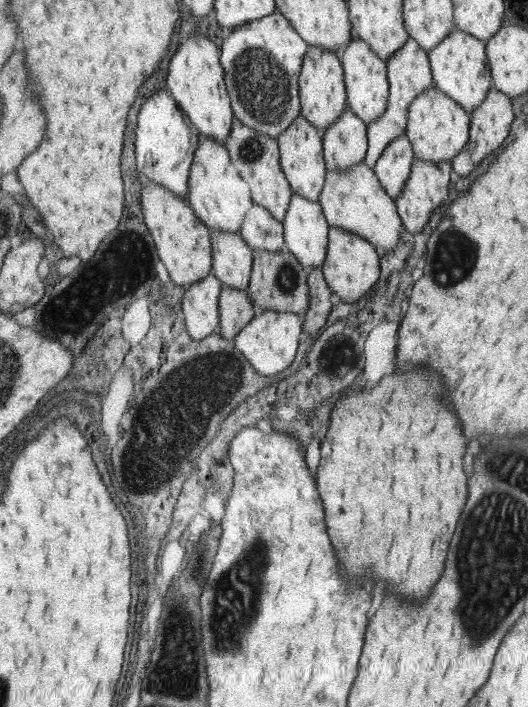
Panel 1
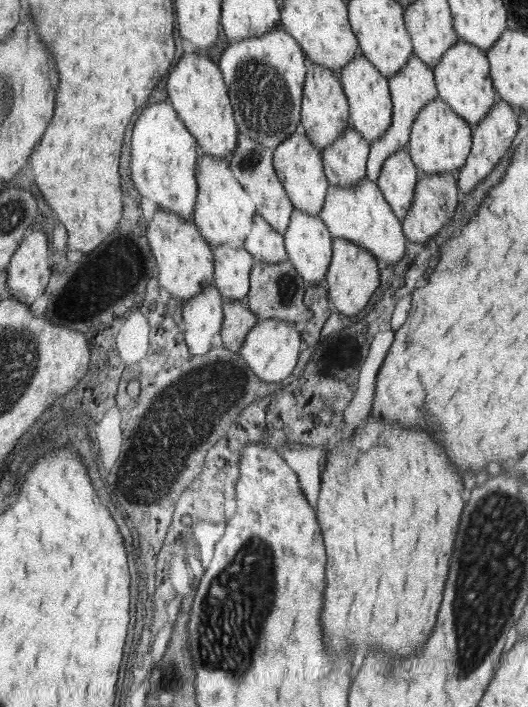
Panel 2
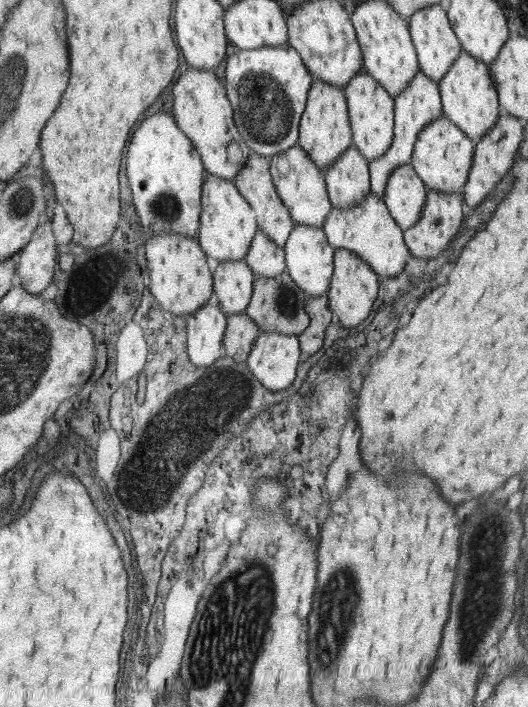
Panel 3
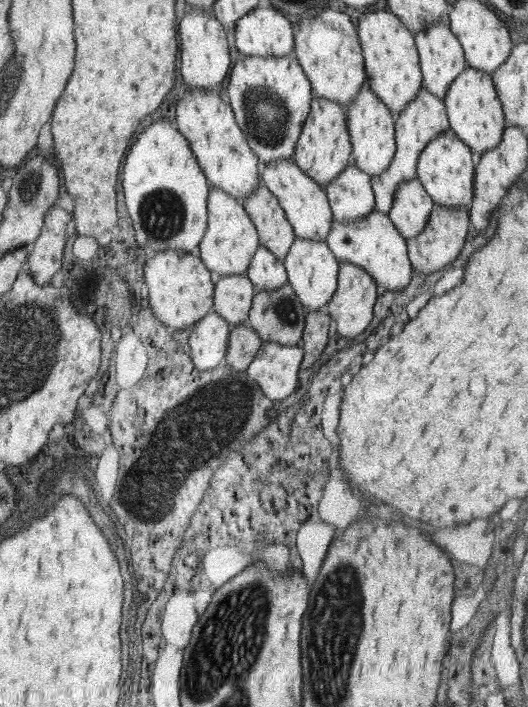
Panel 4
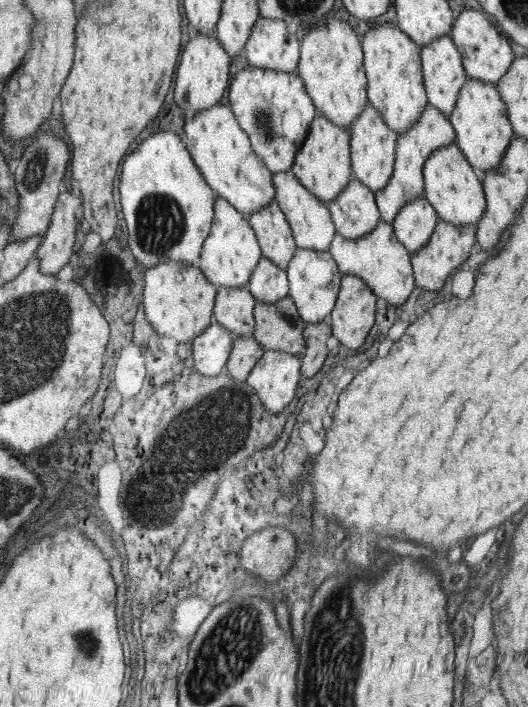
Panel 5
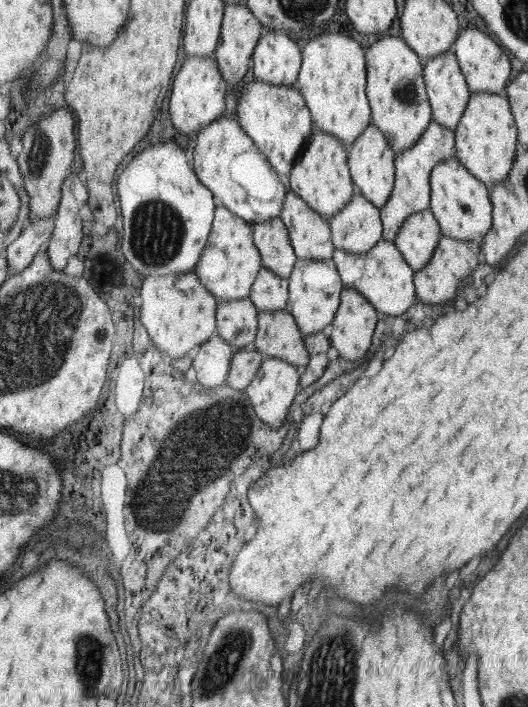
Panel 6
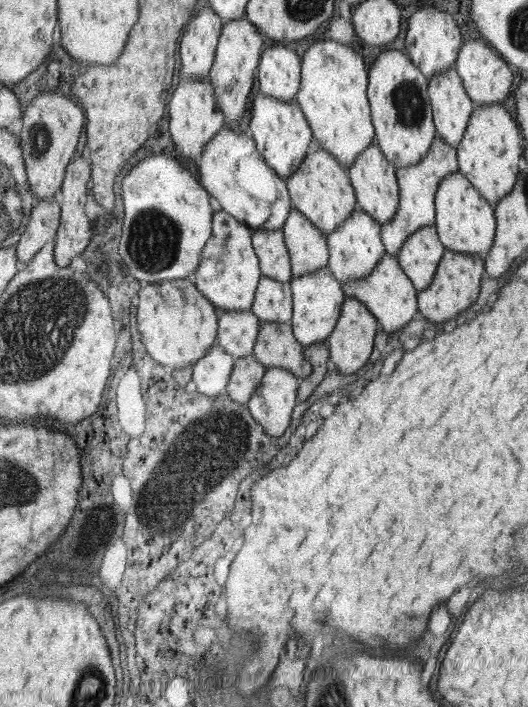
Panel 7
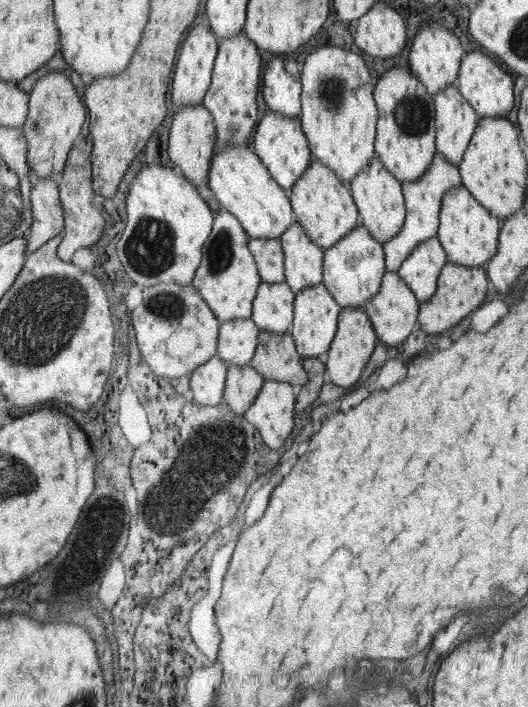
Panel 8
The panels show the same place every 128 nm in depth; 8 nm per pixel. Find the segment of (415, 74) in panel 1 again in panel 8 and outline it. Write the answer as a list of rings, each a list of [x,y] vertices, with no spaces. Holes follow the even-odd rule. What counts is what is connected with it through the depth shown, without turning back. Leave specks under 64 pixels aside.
[[[440,153],[434,156],[433,162],[430,163],[430,170],[426,171],[426,174],[422,175],[420,179],[402,183],[408,214],[406,214],[405,225],[398,235],[385,242],[386,268],[388,270],[399,272],[402,262],[416,250],[416,247],[420,246],[420,243],[437,237],[440,230],[442,199],[445,198],[450,188],[460,185],[462,185],[462,180],[459,166],[450,163]]]

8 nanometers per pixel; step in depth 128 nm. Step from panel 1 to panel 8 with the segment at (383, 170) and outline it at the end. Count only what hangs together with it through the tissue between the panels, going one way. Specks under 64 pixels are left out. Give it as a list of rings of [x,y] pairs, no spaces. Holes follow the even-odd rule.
[[[436,237],[424,240],[400,266],[402,280],[409,284],[422,303],[437,293],[438,277],[448,262],[448,254]]]

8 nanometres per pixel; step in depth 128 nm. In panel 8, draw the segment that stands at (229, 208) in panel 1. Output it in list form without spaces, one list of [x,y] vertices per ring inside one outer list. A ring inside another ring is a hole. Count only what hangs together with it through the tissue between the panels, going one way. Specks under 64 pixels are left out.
[[[220,211],[214,219],[214,229],[202,247],[202,261],[192,285],[210,300],[210,308],[220,323],[230,319],[250,319],[253,302],[261,286],[261,275],[248,248],[250,237],[233,213]]]

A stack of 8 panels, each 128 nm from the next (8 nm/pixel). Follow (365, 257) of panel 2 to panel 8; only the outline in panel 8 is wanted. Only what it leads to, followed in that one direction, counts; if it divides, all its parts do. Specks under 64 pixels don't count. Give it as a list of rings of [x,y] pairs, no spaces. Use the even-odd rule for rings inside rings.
[[[346,307],[341,309],[340,321],[337,323],[337,334],[330,350],[324,357],[332,383],[347,388],[362,376],[362,370],[368,364],[368,358],[376,348],[376,340],[378,340],[376,335],[373,321],[370,320],[363,308]]]

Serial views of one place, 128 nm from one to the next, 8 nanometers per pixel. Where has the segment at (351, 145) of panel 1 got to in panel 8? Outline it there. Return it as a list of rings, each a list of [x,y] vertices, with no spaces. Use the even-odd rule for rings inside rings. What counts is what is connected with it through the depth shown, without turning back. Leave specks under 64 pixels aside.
[[[358,226],[348,236],[325,250],[323,283],[338,300],[341,309],[363,308],[382,286],[384,276],[384,254],[368,228]]]

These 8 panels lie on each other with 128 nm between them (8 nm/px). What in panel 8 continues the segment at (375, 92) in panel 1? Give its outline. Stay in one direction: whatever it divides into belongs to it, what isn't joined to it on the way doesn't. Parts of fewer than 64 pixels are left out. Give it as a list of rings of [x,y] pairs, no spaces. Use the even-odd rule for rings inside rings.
[[[374,157],[374,160],[370,161],[370,166],[362,169],[354,177],[354,180],[350,182],[350,188],[362,214],[361,224],[370,230],[375,240],[382,240],[382,244],[386,244],[386,241],[398,235],[405,225],[406,214],[408,214],[404,189],[401,181],[386,169],[378,157]]]

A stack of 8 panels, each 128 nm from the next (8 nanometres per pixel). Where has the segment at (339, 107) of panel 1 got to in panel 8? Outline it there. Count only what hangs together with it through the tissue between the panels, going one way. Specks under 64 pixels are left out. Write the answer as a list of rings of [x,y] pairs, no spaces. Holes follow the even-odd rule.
[[[313,158],[305,174],[291,188],[290,200],[298,216],[298,224],[305,228],[311,240],[322,247],[325,252],[356,228],[358,211],[350,190],[342,184],[342,179],[322,161]]]

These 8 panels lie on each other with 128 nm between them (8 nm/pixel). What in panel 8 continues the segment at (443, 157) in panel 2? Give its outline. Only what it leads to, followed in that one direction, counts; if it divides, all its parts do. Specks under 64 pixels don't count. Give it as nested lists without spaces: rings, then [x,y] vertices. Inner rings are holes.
[[[464,185],[450,188],[442,199],[440,230],[436,237],[448,254],[448,262],[468,267],[487,266],[497,255],[498,232],[501,232],[500,222],[474,199],[473,193]]]

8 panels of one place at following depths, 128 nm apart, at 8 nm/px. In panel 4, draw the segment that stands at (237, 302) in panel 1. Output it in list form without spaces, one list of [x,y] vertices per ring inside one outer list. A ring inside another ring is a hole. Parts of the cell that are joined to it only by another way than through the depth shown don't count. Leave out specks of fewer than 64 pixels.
[[[240,323],[230,333],[230,350],[224,363],[237,372],[246,371],[258,353],[262,339],[249,324]]]

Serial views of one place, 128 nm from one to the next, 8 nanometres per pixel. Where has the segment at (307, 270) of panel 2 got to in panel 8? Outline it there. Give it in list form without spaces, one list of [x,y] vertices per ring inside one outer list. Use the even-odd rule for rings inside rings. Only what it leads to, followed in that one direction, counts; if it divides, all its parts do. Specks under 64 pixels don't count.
[[[323,282],[303,288],[301,292],[298,292],[293,311],[293,326],[290,328],[298,353],[306,357],[325,357],[337,334],[340,316],[341,308],[338,300]]]

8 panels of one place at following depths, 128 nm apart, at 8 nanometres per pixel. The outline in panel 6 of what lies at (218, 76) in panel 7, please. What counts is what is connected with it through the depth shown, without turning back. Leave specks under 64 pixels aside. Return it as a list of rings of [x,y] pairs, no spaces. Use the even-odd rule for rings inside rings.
[[[230,3],[226,5],[225,21],[221,24],[221,43],[218,44],[215,51],[215,58],[218,62],[218,69],[222,72],[222,79],[228,81],[230,87],[230,94],[236,92],[240,88],[239,84],[242,78],[246,76],[248,70],[248,60],[254,54],[254,47],[258,44],[260,38],[260,21],[254,12],[246,6],[246,3]]]

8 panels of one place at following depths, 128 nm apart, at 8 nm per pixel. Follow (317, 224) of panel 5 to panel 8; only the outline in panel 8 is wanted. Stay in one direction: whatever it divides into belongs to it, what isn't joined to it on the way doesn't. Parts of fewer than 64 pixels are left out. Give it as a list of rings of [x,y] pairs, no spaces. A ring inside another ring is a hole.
[[[294,224],[279,238],[285,254],[285,282],[293,292],[297,294],[303,288],[322,283],[325,252],[311,240],[305,228]]]

